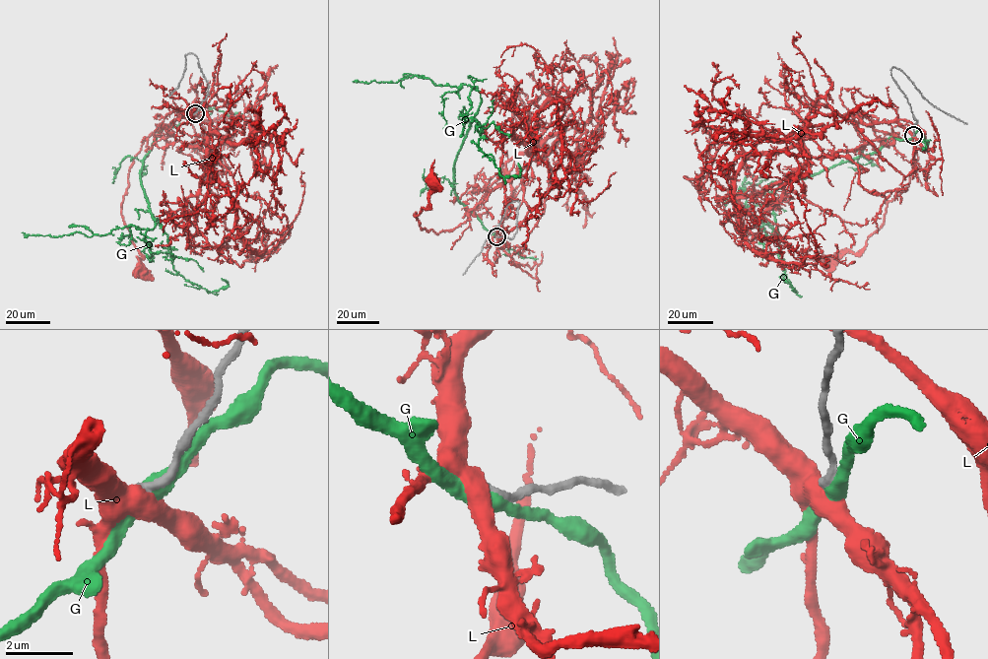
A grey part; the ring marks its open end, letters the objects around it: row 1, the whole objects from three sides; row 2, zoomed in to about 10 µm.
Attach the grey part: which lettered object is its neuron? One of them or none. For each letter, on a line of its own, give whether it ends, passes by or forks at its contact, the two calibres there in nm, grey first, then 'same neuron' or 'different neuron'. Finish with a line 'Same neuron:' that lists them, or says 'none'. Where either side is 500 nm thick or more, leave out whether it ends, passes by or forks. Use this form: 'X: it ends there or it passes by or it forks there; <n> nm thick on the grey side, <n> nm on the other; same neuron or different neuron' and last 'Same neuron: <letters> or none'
G: it passes by; 340 nm thick on the grey side, 460 nm on the other; same neuron
L: 280 nm thick on the grey side, 600 nm on the other; different neuron
Same neuron: G

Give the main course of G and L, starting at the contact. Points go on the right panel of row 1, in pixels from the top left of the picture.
G: (914, 134), (907, 141), (892, 136), (878, 151), (742, 197), (739, 188), (746, 192), (742, 185), (768, 173)
L: (913, 135), (895, 122), (862, 123), (833, 109), (907, 140), (917, 160), (866, 244), (828, 261)

